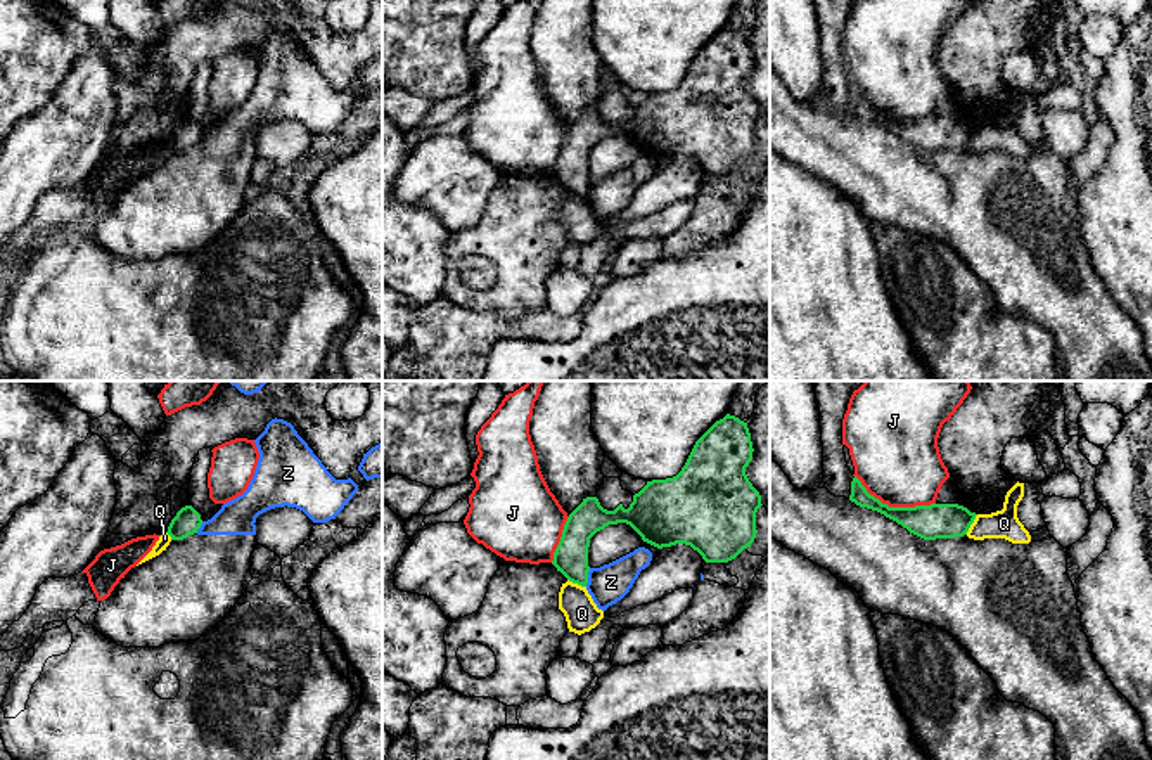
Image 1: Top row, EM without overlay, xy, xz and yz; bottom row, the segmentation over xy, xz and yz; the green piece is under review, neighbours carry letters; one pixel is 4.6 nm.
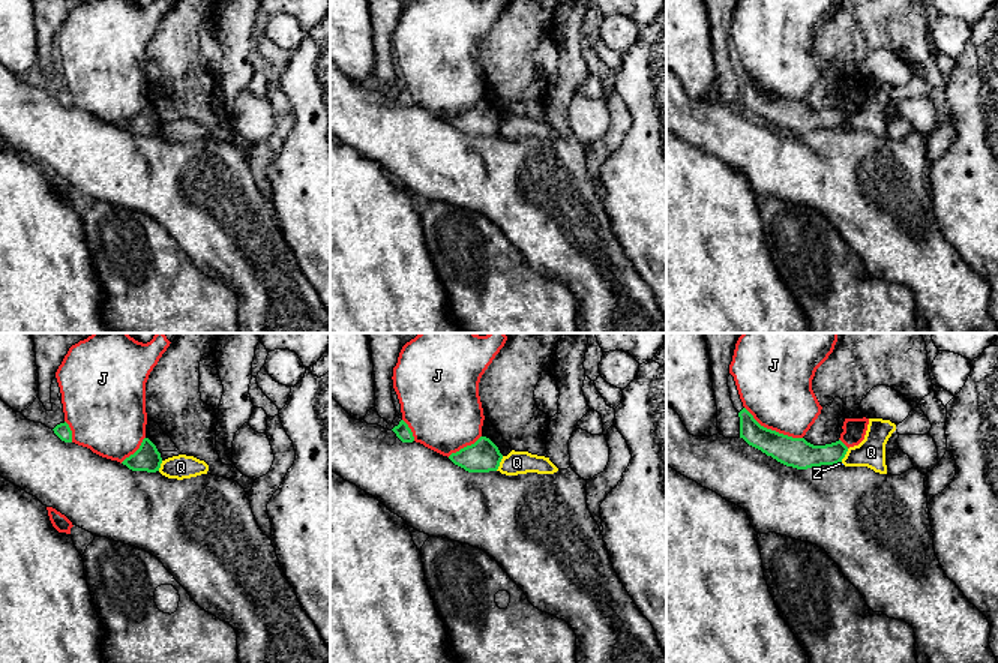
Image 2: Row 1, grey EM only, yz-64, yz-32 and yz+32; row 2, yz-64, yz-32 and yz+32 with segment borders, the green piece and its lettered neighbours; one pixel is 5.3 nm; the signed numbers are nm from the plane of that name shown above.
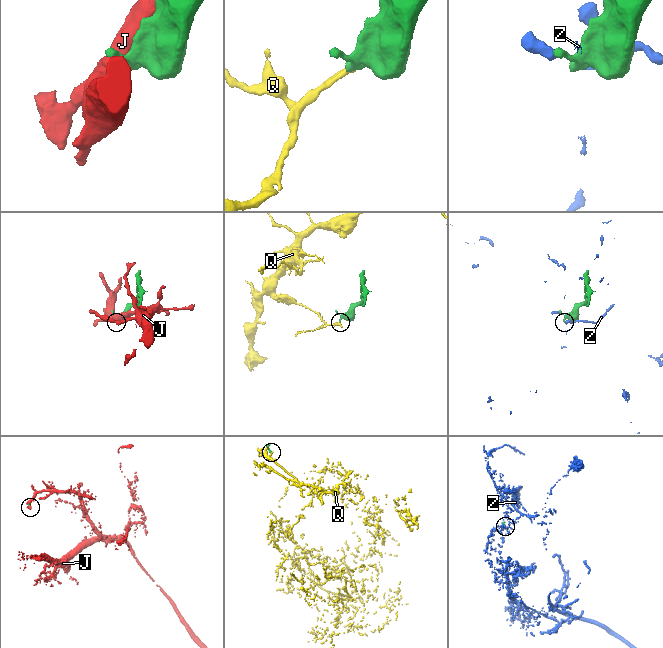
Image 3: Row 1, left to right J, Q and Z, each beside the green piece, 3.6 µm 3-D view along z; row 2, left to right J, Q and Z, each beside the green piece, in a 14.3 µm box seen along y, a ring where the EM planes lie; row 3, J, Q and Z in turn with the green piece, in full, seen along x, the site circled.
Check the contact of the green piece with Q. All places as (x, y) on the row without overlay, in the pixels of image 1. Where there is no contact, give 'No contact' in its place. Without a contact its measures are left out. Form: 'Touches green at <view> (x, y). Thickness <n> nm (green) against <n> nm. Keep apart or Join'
Touches green at yz (971, 135). Thickness 160 nm (green) against 130 nm. Keep apart

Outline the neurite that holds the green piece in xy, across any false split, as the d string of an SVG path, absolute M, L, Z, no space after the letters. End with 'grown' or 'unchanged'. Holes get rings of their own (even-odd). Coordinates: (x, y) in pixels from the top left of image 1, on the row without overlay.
M185 118L171 132L166 145L171 149L171 152L183 152L189 147L197 145L201 137L201 126L192 118Z | unchanged

